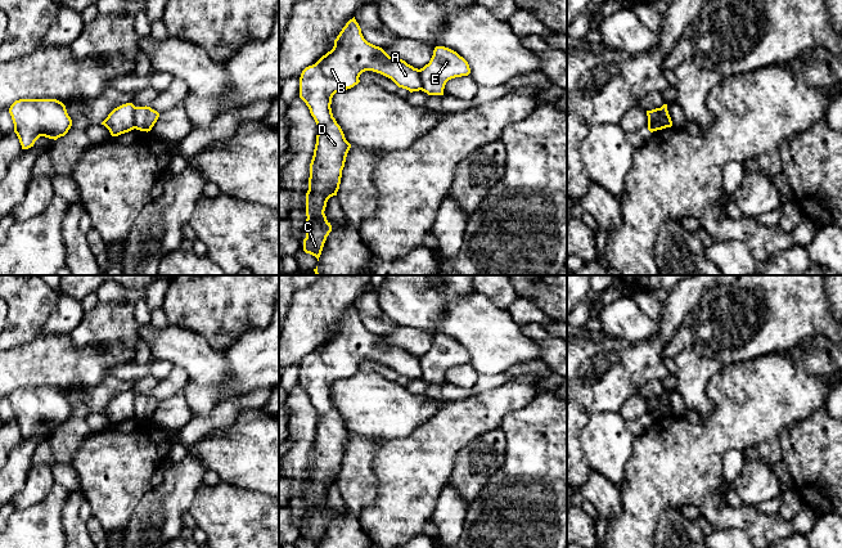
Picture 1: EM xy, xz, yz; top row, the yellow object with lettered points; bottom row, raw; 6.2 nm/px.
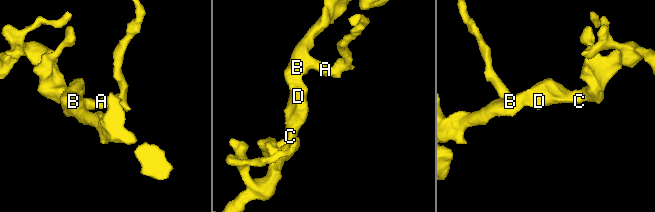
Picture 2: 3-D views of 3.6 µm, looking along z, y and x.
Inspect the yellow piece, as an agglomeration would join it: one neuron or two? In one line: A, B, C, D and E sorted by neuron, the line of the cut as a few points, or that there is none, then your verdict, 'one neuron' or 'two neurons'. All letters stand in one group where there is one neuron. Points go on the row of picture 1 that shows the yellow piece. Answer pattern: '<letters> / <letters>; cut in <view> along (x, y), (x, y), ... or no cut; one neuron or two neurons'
A B C D / E; cut in yz along (667, 113), (648, 126); two neurons

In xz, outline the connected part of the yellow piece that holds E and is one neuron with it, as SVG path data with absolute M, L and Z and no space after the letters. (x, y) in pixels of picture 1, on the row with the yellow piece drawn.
M436 46L429 63L420 68L422 91L428 95L443 95L449 80L469 73L469 64L463 57L449 48Z

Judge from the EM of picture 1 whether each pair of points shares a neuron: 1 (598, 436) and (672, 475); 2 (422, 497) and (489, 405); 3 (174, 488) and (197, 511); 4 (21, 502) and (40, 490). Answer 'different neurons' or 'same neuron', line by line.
1: different neurons
2: same neuron
3: different neurons
4: same neuron

